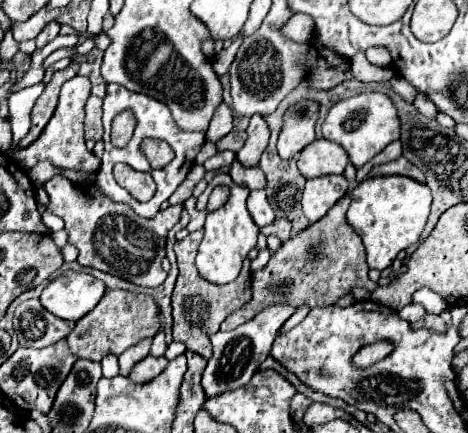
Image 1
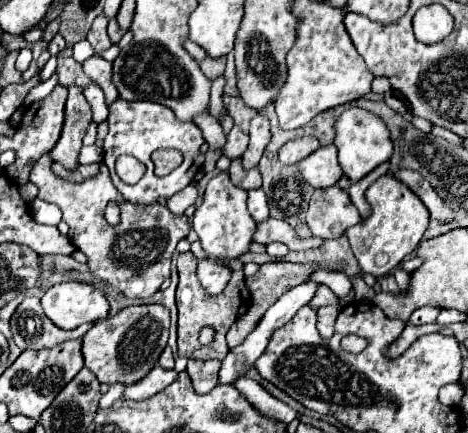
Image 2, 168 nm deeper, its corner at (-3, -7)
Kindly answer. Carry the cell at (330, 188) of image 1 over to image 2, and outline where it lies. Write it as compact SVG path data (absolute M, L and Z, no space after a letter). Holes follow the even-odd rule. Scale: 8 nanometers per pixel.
M337 186L315 190L307 210L307 224L313 236L339 238L347 228L361 222L357 208L351 204L347 192Z

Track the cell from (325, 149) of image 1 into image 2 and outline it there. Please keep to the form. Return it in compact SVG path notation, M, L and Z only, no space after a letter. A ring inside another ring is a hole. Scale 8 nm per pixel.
M333 144L323 146L303 158L299 162L299 170L313 188L329 188L343 176L343 170L337 162L337 148Z

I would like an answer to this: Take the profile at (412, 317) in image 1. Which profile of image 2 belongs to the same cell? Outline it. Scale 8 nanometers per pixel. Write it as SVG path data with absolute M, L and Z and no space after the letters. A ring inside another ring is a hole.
M425 306L425 308L417 308L413 314L411 314L411 322L413 324L429 324L429 322L435 322L435 318L439 316L439 308L431 308L431 306Z

